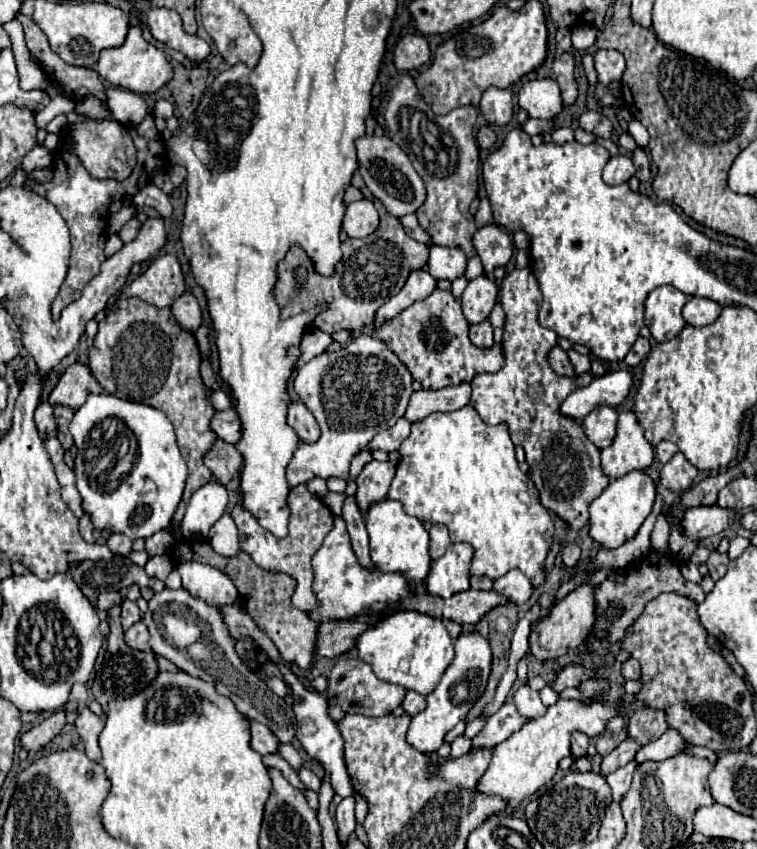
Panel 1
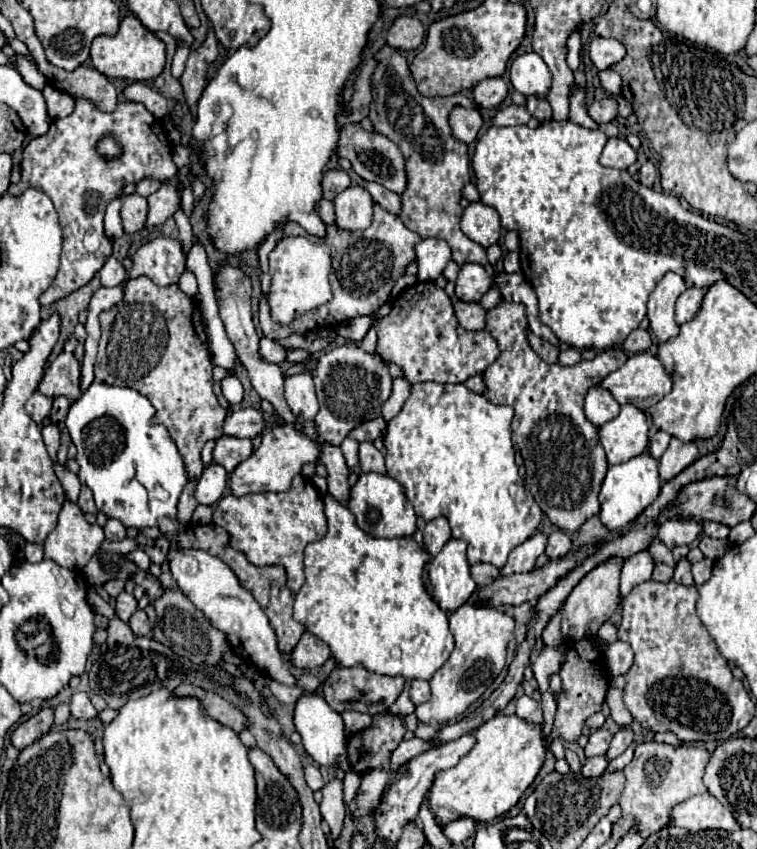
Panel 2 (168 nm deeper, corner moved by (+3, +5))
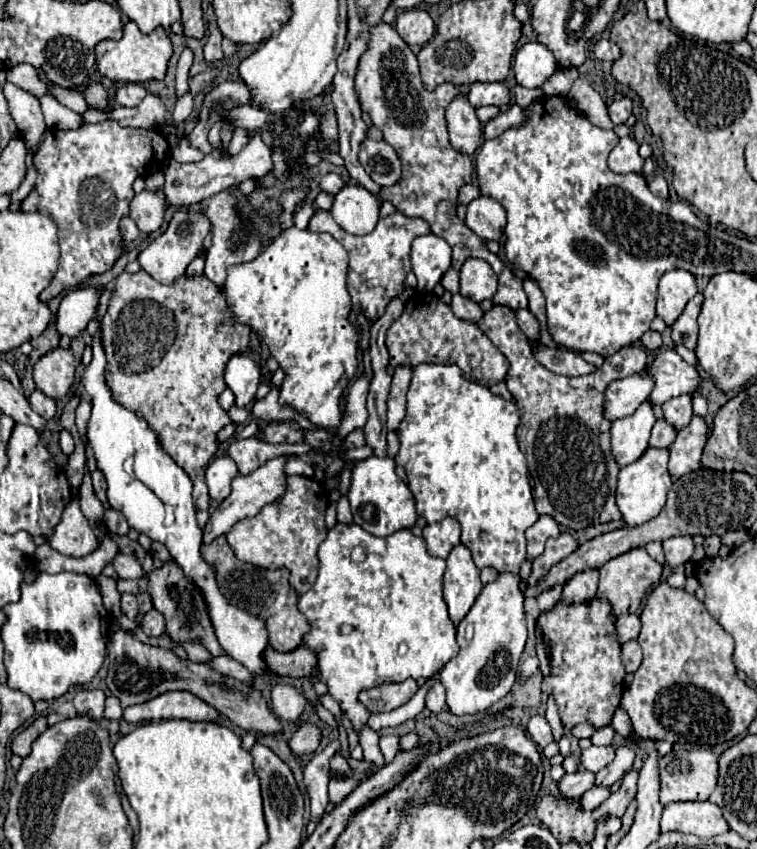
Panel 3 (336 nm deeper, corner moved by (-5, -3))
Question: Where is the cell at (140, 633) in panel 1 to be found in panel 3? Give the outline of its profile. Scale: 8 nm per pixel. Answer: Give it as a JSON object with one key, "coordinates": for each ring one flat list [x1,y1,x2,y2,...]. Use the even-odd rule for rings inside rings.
{"coordinates":[[151,609,143,621,141,621,141,629,149,635,149,637,159,637,161,633,165,633,165,619,157,609]]}

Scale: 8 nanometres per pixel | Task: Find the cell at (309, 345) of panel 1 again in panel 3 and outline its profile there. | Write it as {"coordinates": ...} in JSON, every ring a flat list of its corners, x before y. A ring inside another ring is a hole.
{"coordinates":[[239,353,229,359,225,369,225,381,235,395,237,407,251,405,259,387,259,379,261,379,261,367,247,353]]}

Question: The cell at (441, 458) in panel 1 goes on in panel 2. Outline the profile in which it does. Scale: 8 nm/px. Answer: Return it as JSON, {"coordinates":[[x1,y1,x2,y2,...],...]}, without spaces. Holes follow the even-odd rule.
{"coordinates":[[417,383,413,385,403,411,387,423,385,463,389,477,395,477,395,481,403,485,403,491,419,517,431,521,443,515,451,525,453,537,467,539,467,561,471,565,491,563,503,567,511,549,523,545,523,541,527,541,541,523,543,513,535,499,529,493,519,493,515,497,522,478,511,443,511,421,511,407,493,405,483,395,471,393,461,383]]}

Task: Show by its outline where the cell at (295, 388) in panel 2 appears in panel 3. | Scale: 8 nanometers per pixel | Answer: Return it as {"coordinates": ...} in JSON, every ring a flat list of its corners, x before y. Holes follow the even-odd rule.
{"coordinates":[[295,225,283,229,279,237,267,245,255,259,241,261,227,267,227,279,221,287,227,315,241,325,247,325,269,347,285,371,279,387,279,401,289,403,295,411,305,415,313,425,339,428,341,425,341,395,357,373,357,349,361,341,361,327,351,317,351,297,347,293,347,251,329,233,313,233,297,229]]}

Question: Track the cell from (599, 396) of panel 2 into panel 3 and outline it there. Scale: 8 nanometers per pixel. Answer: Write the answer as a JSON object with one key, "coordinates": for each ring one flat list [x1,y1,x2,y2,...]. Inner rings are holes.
{"coordinates":[[643,367,641,371,625,379,611,383,603,403,605,417,615,421,631,415,643,401,647,401,647,397,651,395,651,389,653,389,653,377,649,375,647,367]]}

